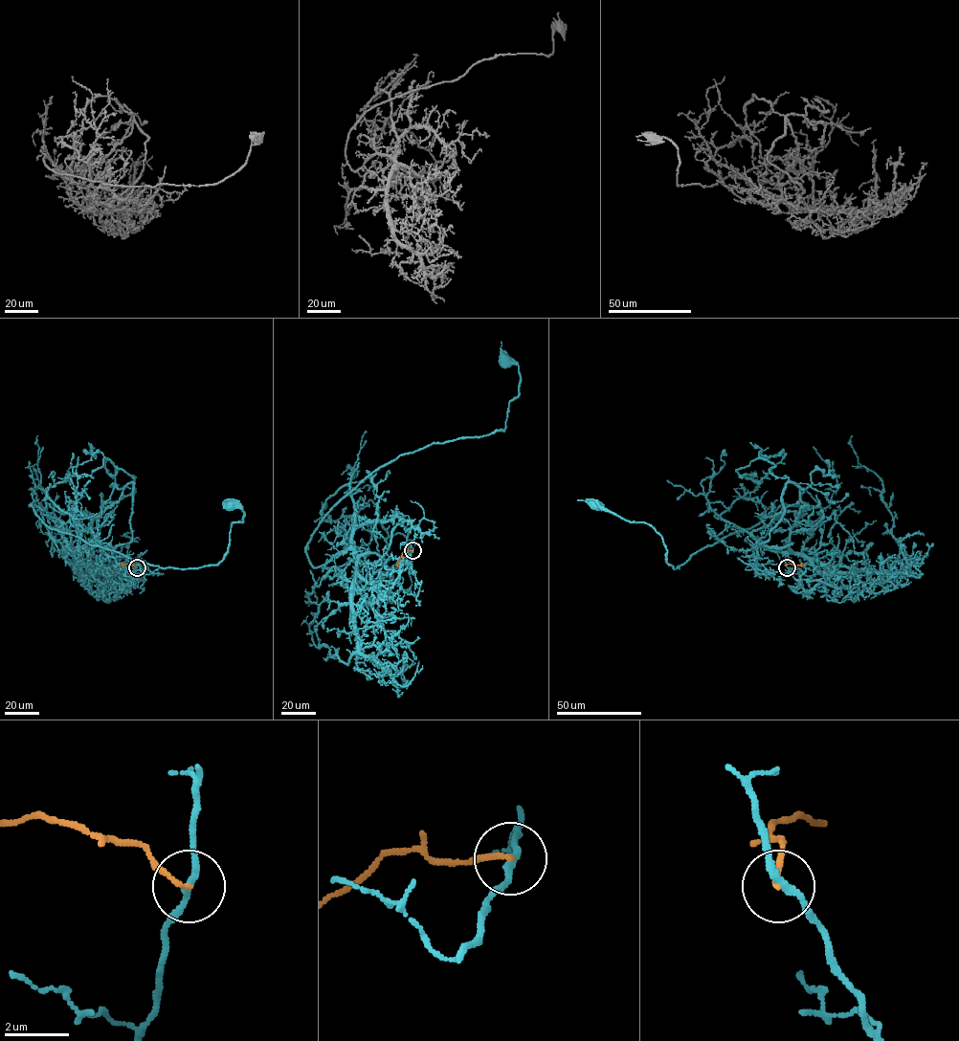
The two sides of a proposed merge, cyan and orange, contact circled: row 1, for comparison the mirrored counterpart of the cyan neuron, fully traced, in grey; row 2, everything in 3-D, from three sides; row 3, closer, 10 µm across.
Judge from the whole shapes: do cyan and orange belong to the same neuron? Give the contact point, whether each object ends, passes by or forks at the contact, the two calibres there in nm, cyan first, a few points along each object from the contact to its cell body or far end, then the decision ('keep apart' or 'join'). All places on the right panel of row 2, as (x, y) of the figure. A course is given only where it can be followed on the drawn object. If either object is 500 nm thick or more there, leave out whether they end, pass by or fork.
(787, 567) | cyan passes by | orange ends | 220/160 nm | cyan via (787, 567), (807, 590), (828, 579), (786, 552), (800, 506), (781, 505), (675, 568), (652, 527), (594, 504) | orange via (787, 567), (786, 564), (799, 565), (800, 562) | keep apart

